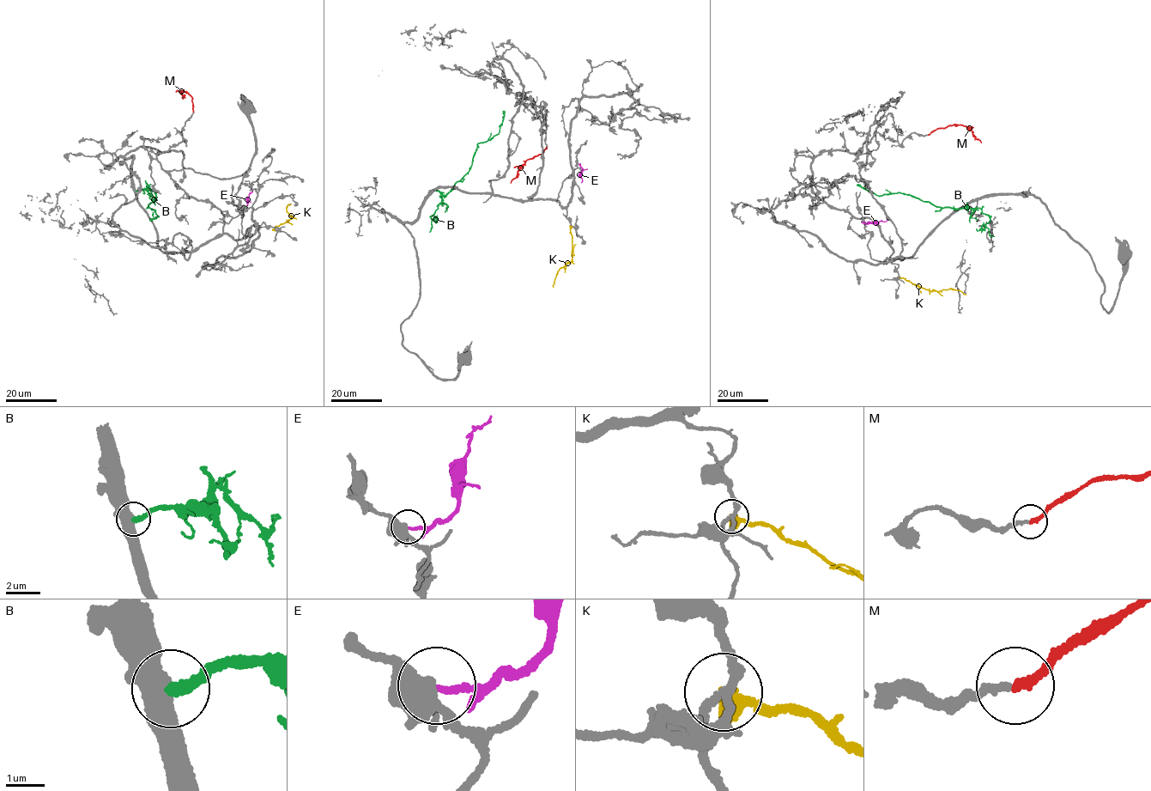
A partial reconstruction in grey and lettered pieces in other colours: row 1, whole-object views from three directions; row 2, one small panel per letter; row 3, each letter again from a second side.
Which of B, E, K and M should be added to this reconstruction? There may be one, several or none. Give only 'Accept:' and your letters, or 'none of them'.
Accept: M

